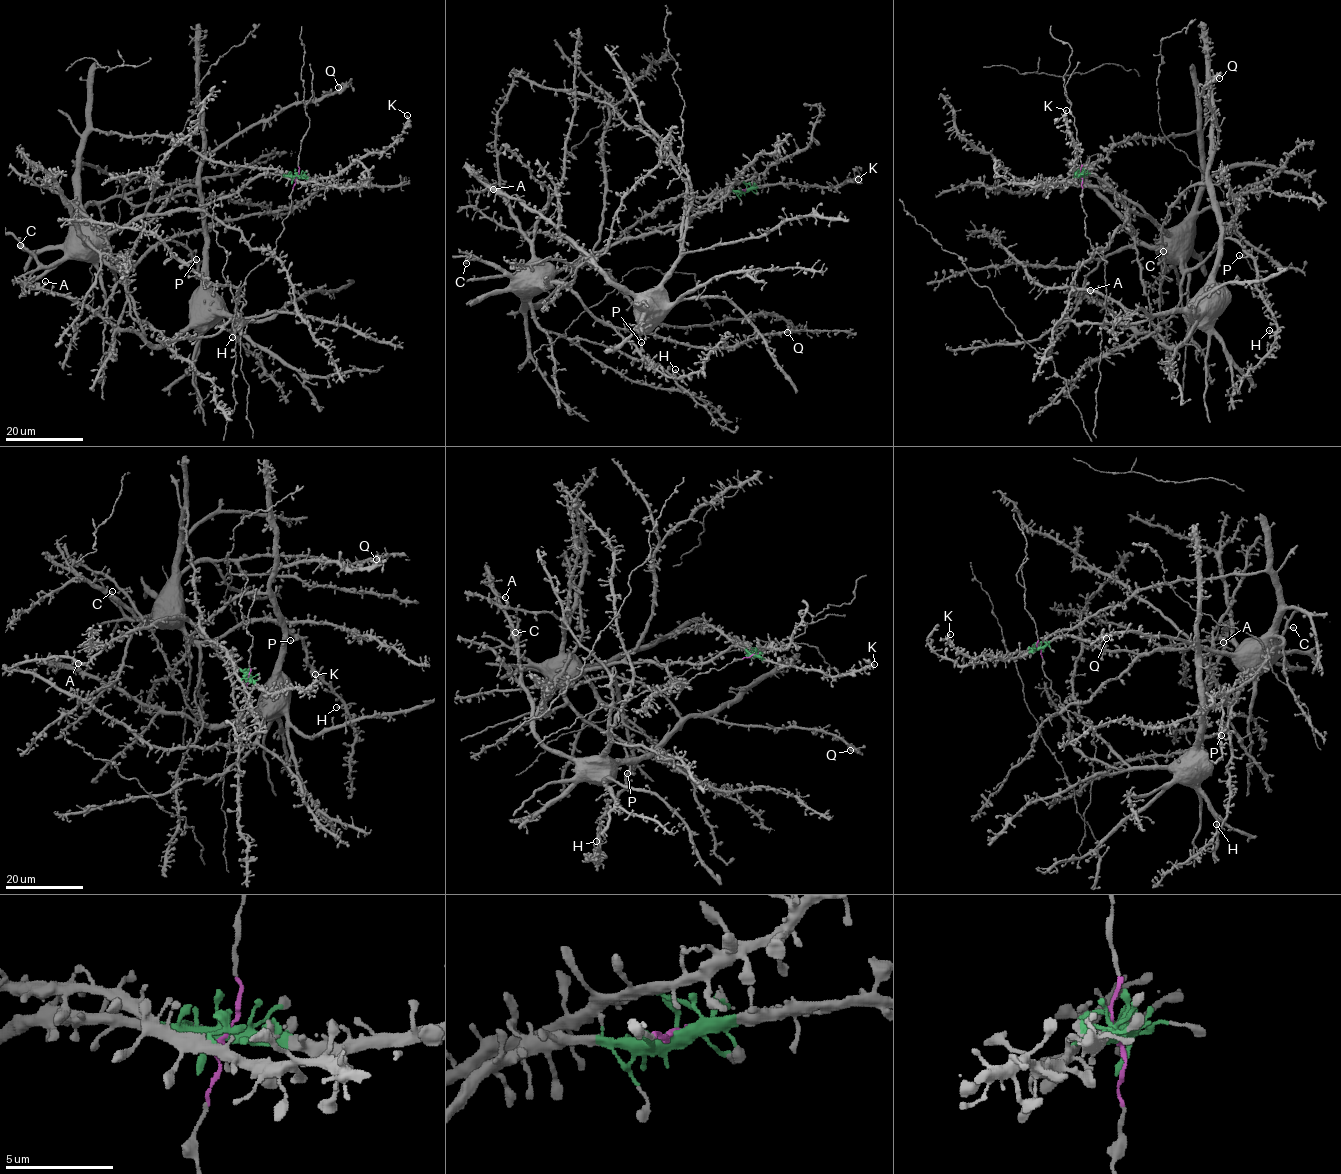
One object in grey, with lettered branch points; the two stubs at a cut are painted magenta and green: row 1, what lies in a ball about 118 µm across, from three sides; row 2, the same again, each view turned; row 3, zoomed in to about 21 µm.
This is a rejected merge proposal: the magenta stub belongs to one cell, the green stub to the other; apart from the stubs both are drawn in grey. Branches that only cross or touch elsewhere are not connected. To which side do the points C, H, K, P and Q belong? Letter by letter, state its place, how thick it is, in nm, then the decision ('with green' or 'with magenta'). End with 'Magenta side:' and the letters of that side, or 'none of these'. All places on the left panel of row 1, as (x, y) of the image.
C: (20, 245) | 440 nm | with green
H: (232, 337) | 200 nm | with green
K: (407, 115) | 220 nm | with green
P: (196, 259) | 320 nm | with green
Q: (338, 87) | 360 nm | with magenta
Magenta side: Q

